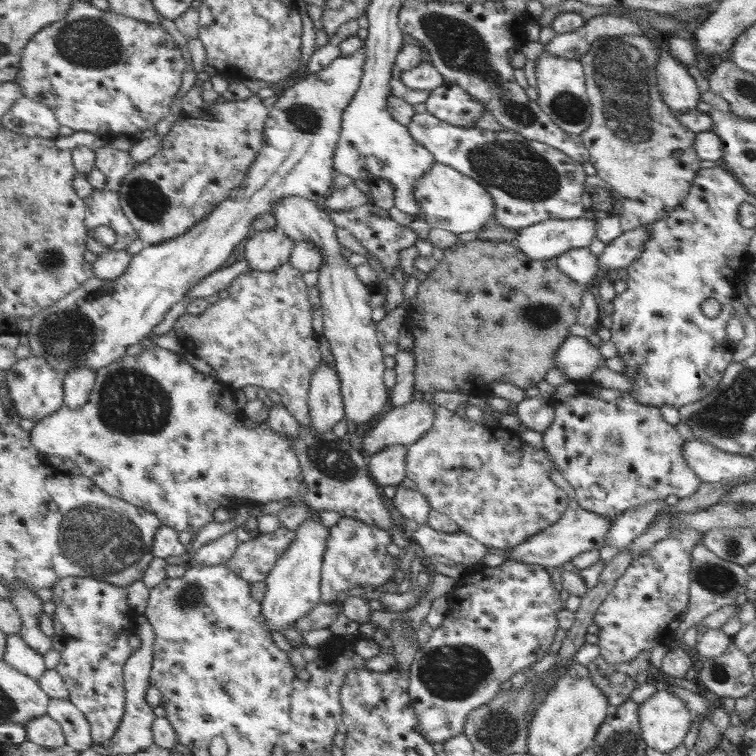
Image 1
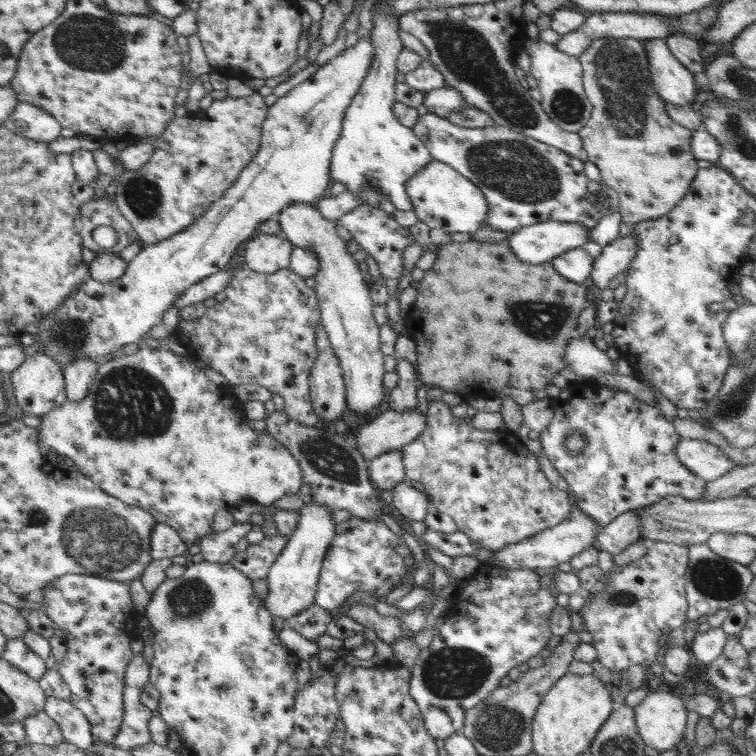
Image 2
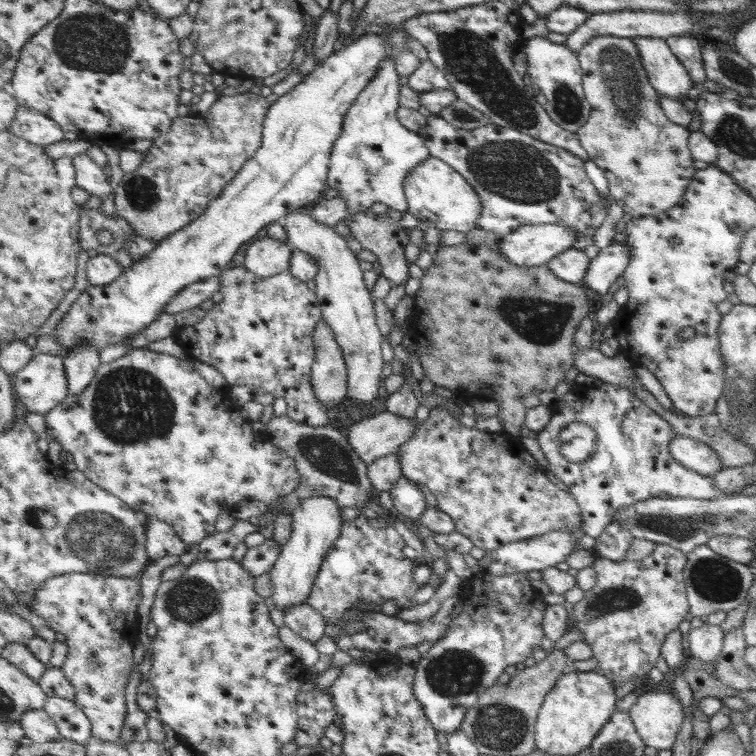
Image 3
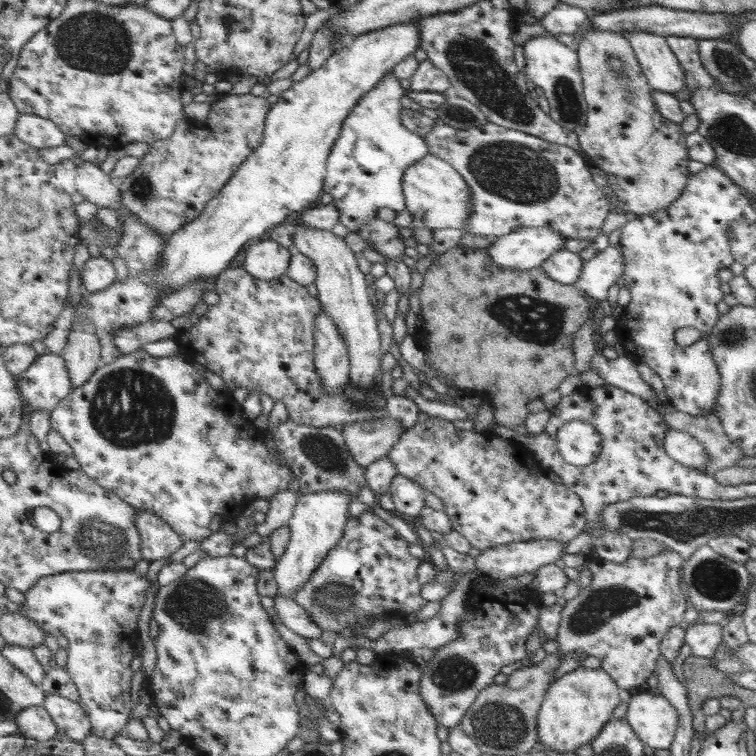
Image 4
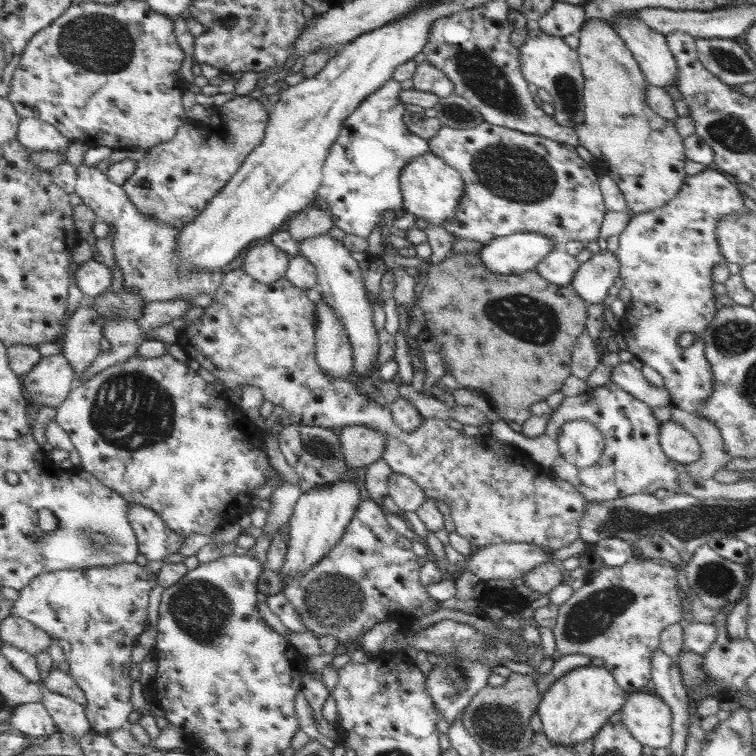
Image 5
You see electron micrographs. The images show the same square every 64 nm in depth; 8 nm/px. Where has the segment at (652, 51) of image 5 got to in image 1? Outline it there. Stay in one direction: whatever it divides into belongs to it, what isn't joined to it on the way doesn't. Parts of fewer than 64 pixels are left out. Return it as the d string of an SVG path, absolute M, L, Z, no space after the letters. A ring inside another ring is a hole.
M661 46L659 62L655 64L655 74L659 100L671 108L673 116L683 116L685 112L697 110L697 104L701 102L701 92L697 90L695 80L687 74L685 66L677 62L665 50L665 46Z

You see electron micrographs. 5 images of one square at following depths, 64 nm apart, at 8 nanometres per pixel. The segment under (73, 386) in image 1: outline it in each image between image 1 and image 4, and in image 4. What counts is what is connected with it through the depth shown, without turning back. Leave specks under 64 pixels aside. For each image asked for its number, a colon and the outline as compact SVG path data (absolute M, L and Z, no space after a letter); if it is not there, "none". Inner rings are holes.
2: M81 360L75 364L67 364L67 368L63 368L69 402L79 404L89 396L91 386L95 384L95 380L99 376L99 368L101 366L95 366L95 362L91 362L91 360Z
3: M77 348L71 352L65 360L65 370L67 370L67 382L71 396L81 396L97 378L97 372L101 370L101 354L97 350L87 350L87 348Z
4: M89 322L79 324L71 334L69 344L65 346L61 358L67 362L71 382L75 384L73 390L85 386L93 378L93 374L99 368L103 368L99 342L101 340L97 340L95 328Z

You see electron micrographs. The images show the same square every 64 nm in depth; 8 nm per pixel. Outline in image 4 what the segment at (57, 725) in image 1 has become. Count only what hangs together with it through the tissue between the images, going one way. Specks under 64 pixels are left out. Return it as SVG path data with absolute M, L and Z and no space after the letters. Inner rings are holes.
M45 706L25 708L19 714L17 722L19 722L19 728L23 728L23 736L29 742L49 742L61 734L59 726L55 724L53 716Z

